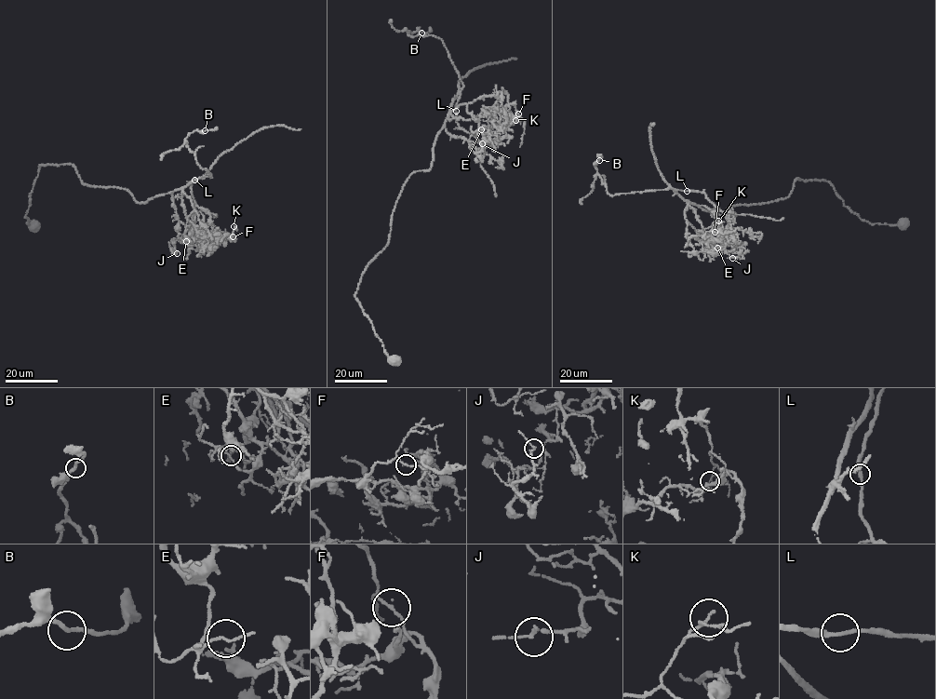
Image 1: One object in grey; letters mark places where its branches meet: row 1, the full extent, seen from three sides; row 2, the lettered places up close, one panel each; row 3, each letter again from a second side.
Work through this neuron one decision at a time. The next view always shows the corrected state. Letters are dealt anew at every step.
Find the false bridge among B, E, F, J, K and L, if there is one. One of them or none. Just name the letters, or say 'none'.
F

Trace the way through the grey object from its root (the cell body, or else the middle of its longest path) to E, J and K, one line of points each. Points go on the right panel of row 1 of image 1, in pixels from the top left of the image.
E: (902, 223), (862, 220), (829, 182), (798, 178), (734, 216), (689, 203), (685, 219), (717, 248)
J: (902, 223), (862, 220), (829, 182), (798, 178), (734, 216), (700, 206), (746, 250), (732, 258)
K: (902, 223), (862, 220), (829, 182), (798, 178), (734, 216), (688, 203), (706, 243), (718, 221)

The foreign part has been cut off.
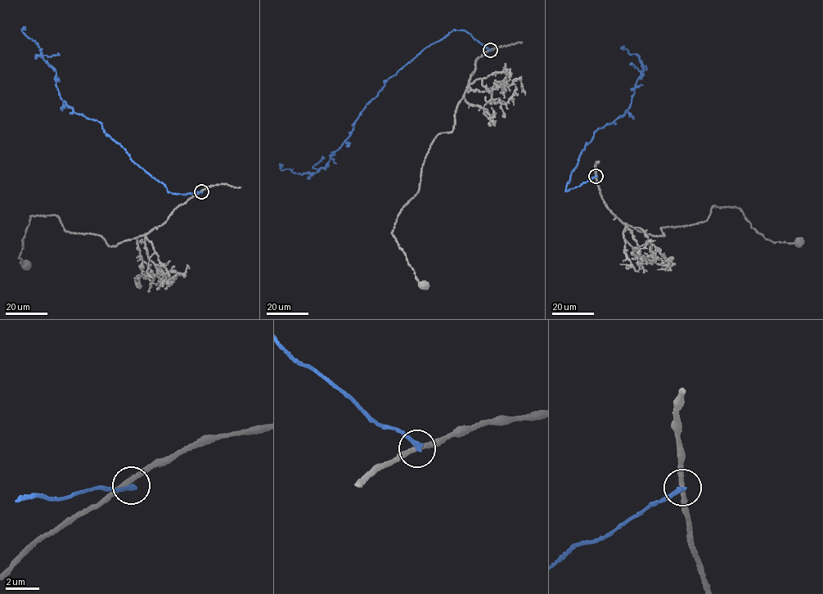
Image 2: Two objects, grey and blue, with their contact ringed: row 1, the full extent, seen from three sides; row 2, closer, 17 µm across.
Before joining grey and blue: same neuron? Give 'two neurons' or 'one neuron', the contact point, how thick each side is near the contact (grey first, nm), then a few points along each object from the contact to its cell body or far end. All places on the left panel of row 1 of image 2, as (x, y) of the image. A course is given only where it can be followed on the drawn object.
two neurons; place (201, 191); calibres 280 and 320 nm; course grey (201, 191), (149, 232), (114, 246), (96, 235), (65, 231), (56, 215), (32, 216), (19, 258), (26, 265); course blue (201, 191), (170, 193), (132, 161), (101, 123), (74, 112), (60, 99), (56, 71), (22, 32), (24, 26)

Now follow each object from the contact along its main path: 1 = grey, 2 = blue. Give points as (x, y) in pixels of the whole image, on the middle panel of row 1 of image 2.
1: (490, 50), (476, 60), (453, 130), (431, 144), (420, 188), (393, 231), (424, 284)
2: (490, 50), (465, 30), (453, 29), (427, 46), (387, 80), (324, 168), (301, 174), (282, 170), (281, 165)

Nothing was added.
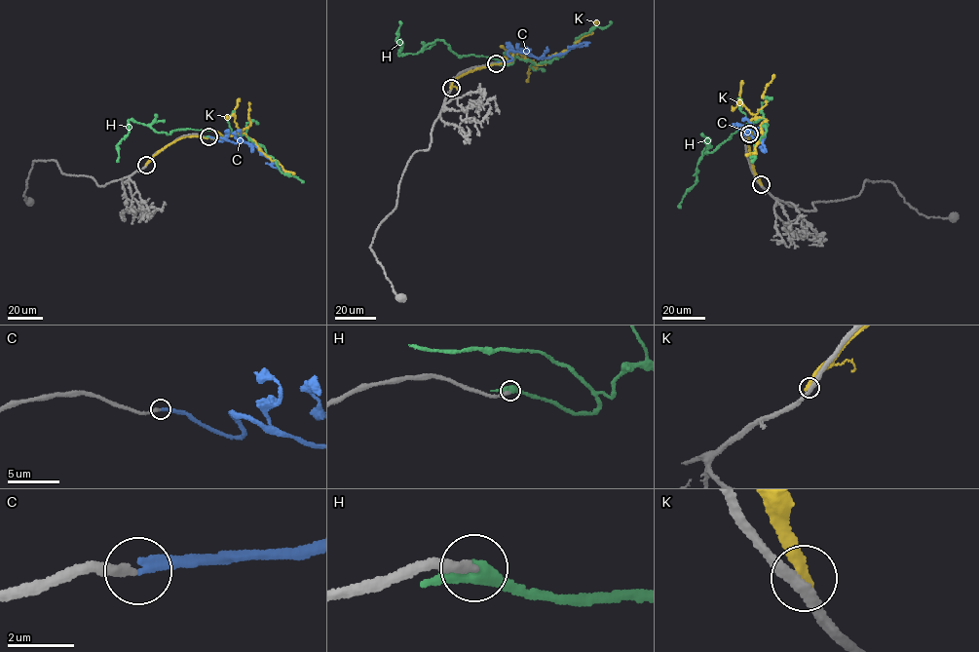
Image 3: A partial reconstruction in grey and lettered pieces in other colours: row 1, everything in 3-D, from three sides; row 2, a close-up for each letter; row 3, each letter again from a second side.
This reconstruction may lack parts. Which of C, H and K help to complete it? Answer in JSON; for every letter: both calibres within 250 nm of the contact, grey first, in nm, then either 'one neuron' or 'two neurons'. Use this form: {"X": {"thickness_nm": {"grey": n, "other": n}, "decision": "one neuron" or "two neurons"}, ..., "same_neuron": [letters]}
{"C": {"thickness_nm": {"grey": 260, "other": 280}, "decision": "one neuron"}, "H": {"thickness_nm": {"grey": 260, "other": 420}, "decision": "two neurons"}, "K": {"thickness_nm": {"grey": 300, "other": 360}, "decision": "two neurons"}, "same_neuron": ["C"]}

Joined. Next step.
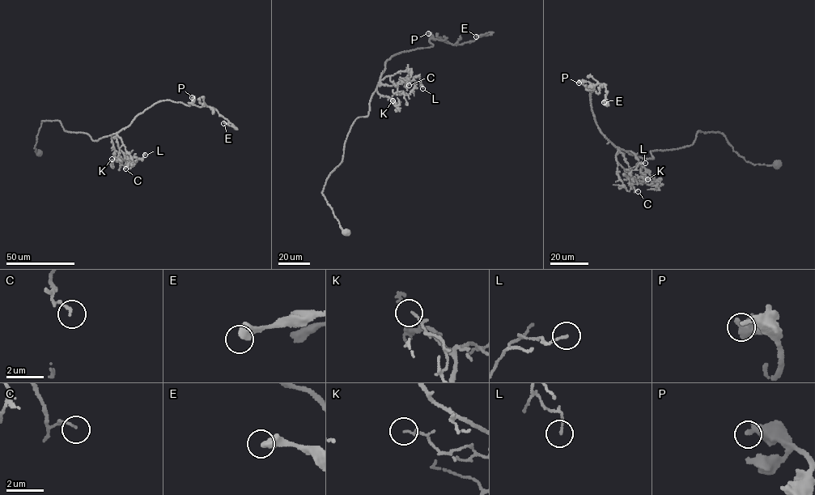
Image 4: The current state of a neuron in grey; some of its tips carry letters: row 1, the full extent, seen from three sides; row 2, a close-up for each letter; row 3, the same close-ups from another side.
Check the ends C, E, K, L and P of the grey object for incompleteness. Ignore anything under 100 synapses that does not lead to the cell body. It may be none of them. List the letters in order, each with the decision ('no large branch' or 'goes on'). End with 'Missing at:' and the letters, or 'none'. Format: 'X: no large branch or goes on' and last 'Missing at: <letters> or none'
C: no large branch
E: no large branch
K: no large branch
L: no large branch
P: no large branch
Missing at: none

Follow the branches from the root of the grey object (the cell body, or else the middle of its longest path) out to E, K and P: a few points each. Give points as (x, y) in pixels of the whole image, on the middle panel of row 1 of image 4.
E: (346, 232), (322, 190), (385, 62), (432, 46), (431, 38), (457, 44), (490, 33), (476, 36)
K: (346, 232), (322, 194), (325, 181), (341, 160), (352, 124), (367, 115), (372, 94), (396, 107), (392, 100)
P: (346, 232), (322, 194), (325, 181), (341, 160), (352, 124), (367, 115), (385, 62), (432, 46), (428, 33)

